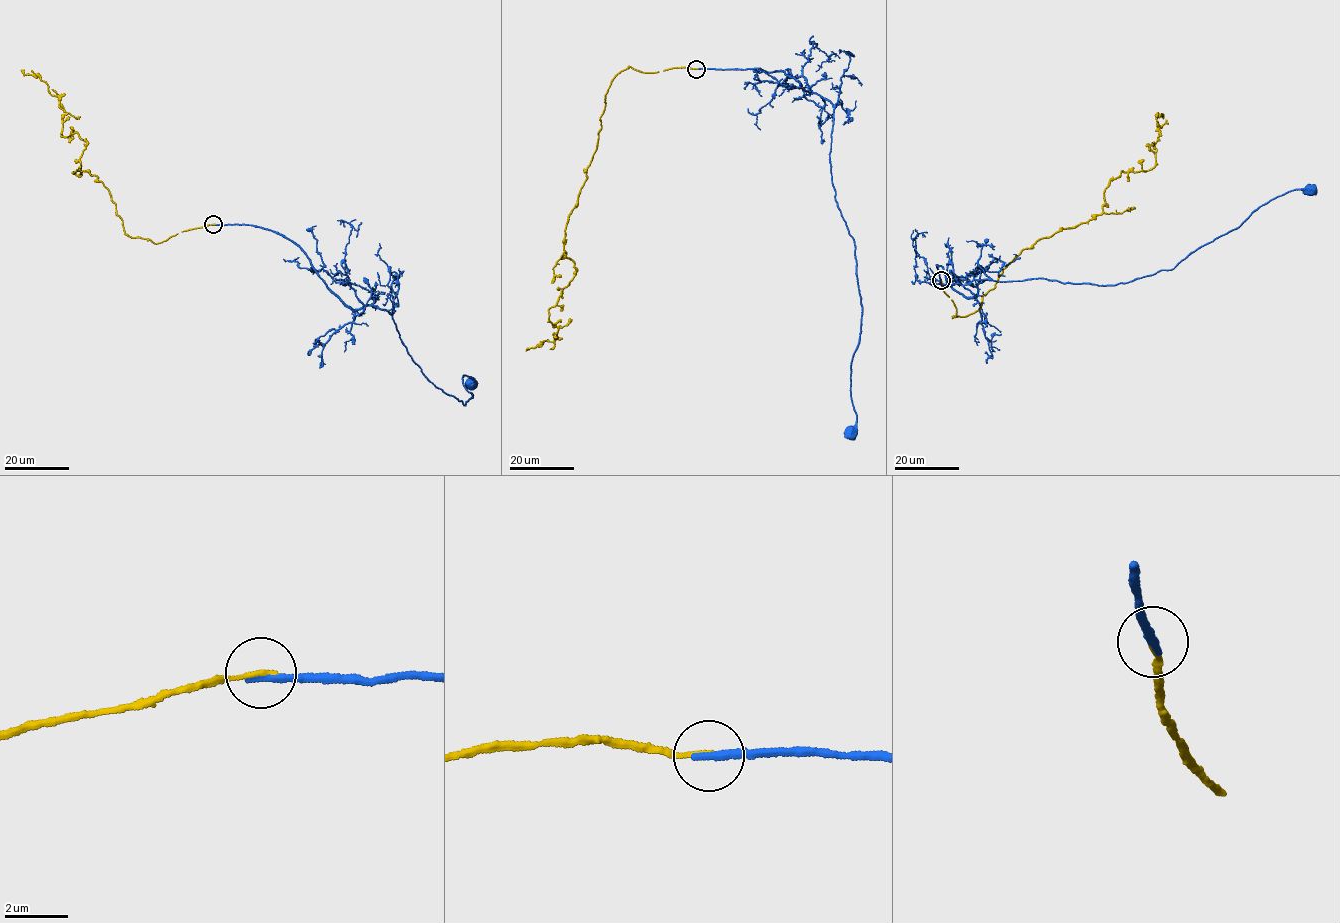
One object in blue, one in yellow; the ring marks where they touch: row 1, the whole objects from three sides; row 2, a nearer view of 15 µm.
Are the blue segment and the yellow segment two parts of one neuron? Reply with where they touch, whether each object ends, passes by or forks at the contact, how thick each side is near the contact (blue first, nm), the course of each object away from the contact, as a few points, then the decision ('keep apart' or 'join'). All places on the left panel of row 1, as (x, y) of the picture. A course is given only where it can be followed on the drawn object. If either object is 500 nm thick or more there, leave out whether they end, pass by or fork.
place (213, 224); blue ends; yellow ends; calibres 260 and 140 nm; course blue (213, 224), (284, 235), (346, 306), (386, 310), (434, 385), (464, 405), (473, 397), (463, 375), (471, 383); course yellow (213, 224), (153, 243), (125, 233), (103, 182), (80, 171), (87, 142), (61, 136), (59, 98), (21, 69); keep apart

